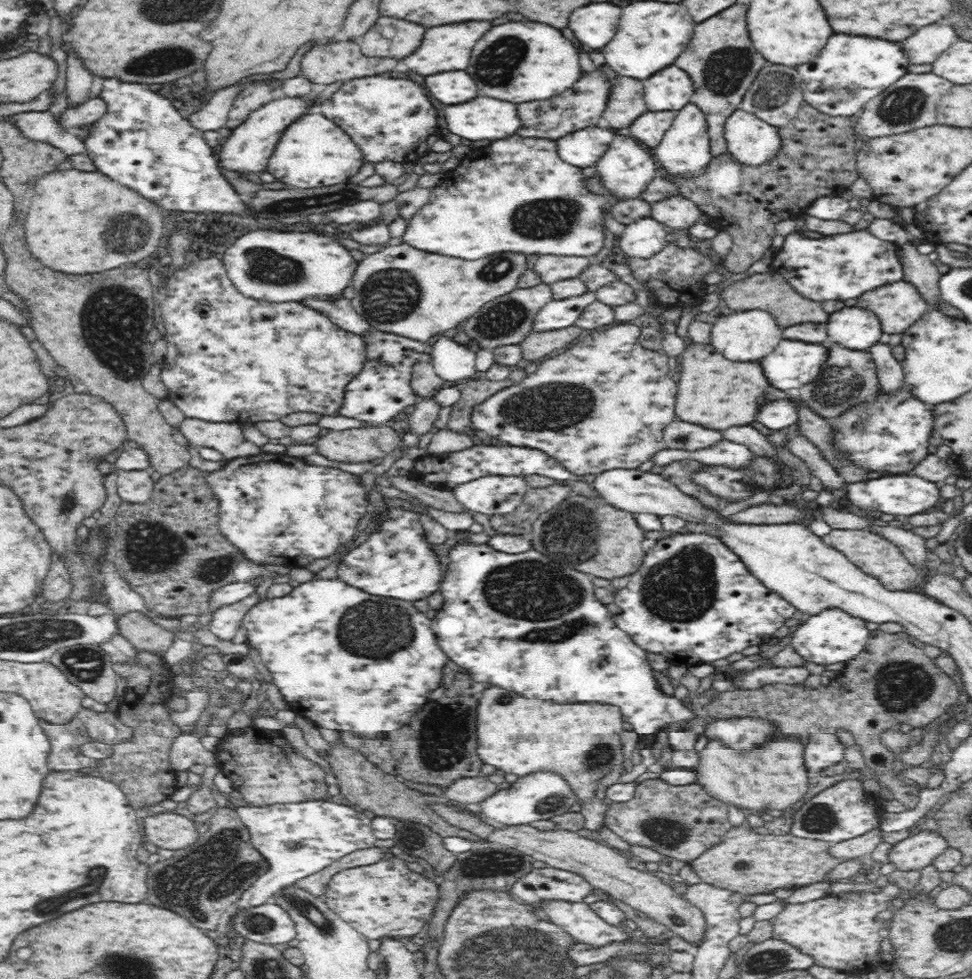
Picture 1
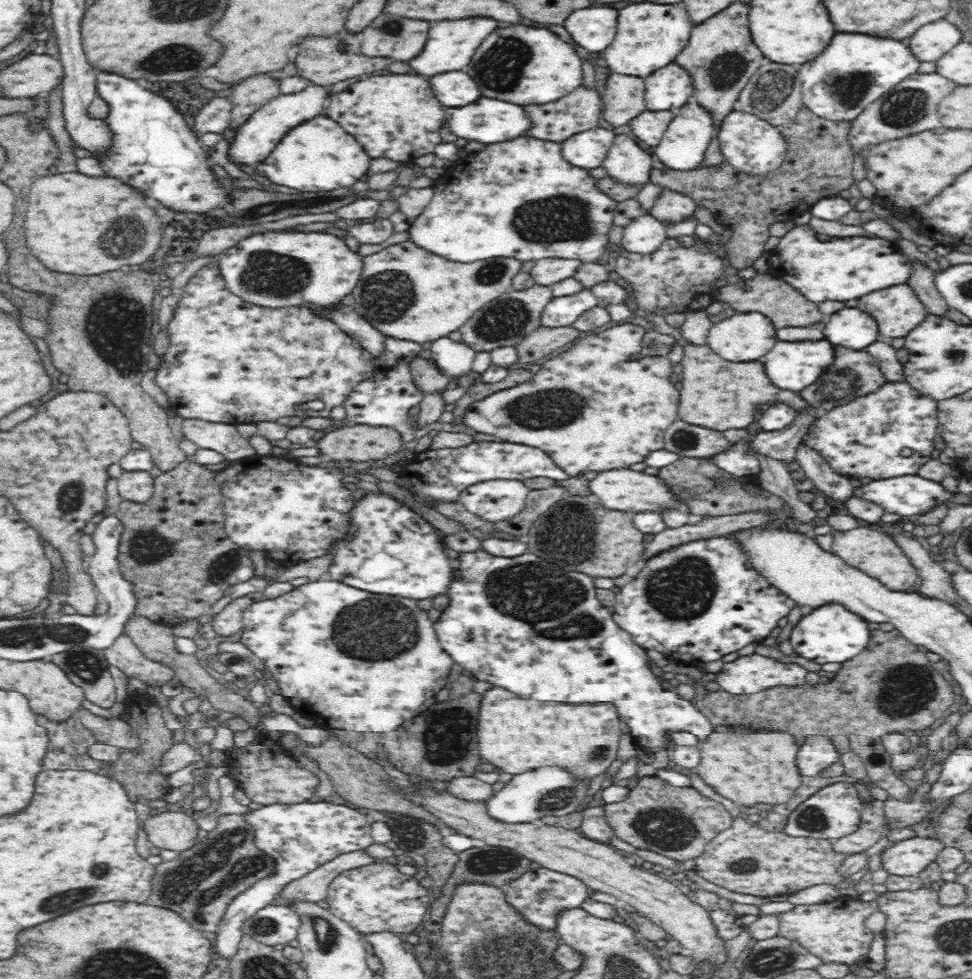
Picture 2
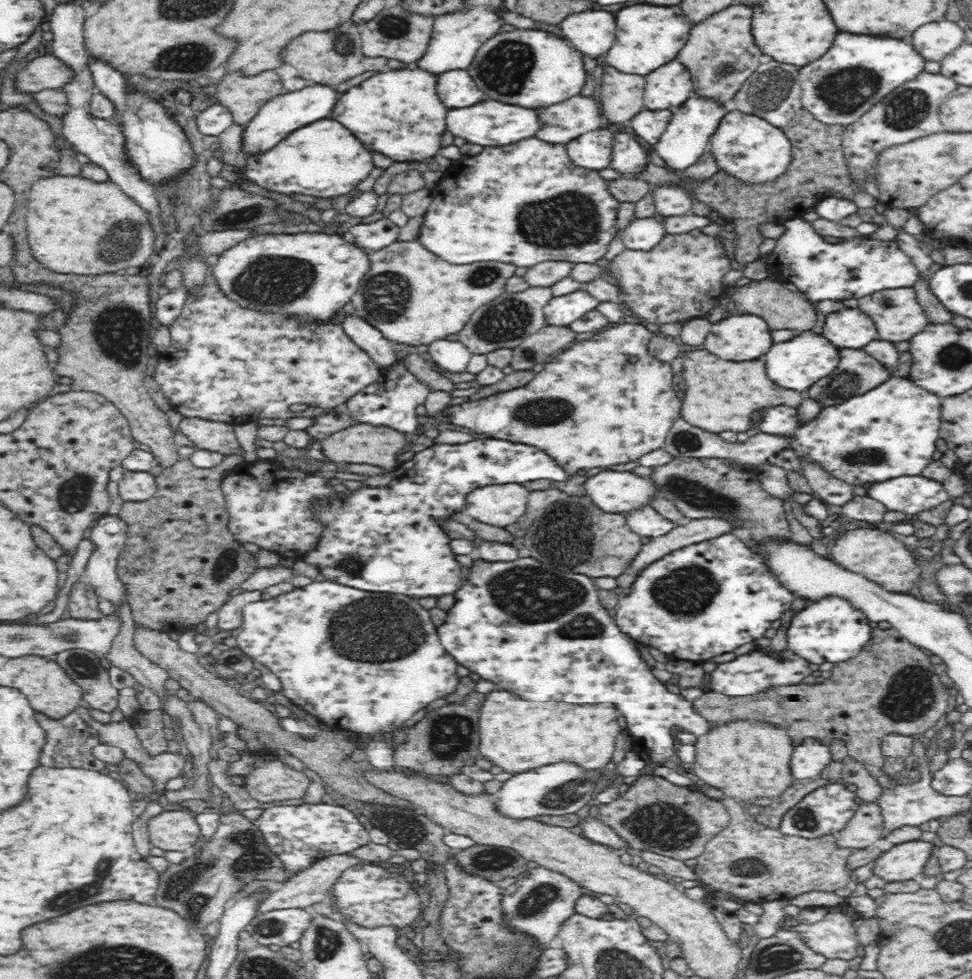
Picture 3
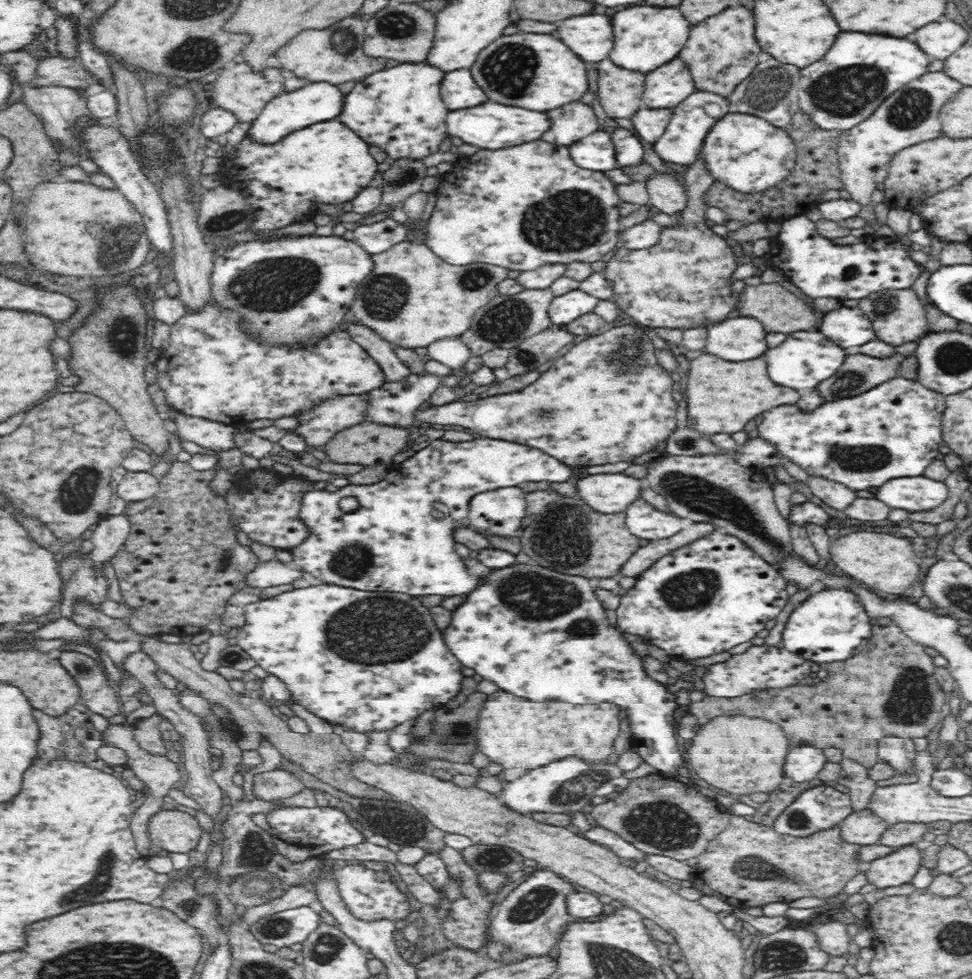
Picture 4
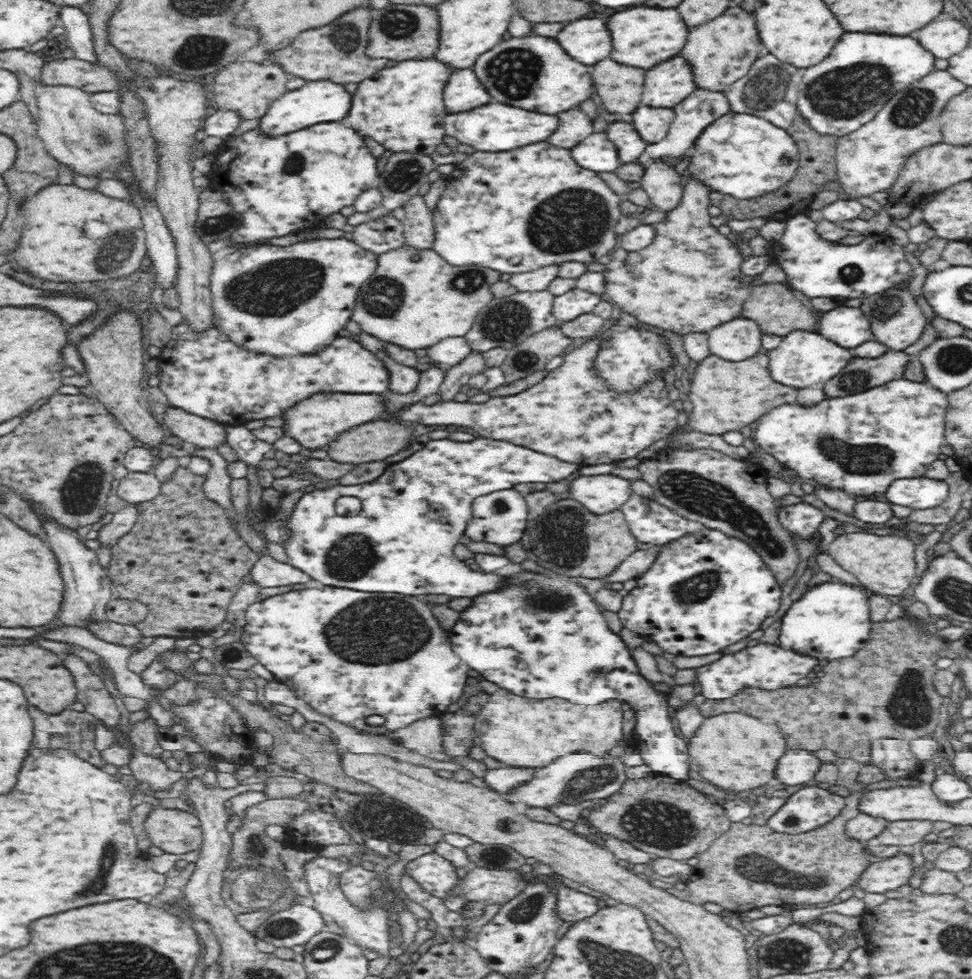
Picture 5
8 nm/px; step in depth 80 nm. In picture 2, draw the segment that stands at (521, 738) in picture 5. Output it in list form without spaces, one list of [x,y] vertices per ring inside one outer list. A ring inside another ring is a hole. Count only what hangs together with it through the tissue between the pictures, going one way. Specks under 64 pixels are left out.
[[[504,688],[484,692],[478,724],[476,749],[482,761],[494,764],[508,774],[519,775],[544,764],[564,764],[574,779],[592,779],[606,769],[620,755],[623,736],[621,718],[612,704],[536,704],[524,700]]]

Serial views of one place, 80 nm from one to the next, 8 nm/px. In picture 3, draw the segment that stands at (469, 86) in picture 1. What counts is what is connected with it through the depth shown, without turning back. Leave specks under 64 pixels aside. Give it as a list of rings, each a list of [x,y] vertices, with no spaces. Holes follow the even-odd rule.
[[[451,70],[440,74],[436,82],[436,90],[440,92],[440,100],[448,108],[464,108],[482,102],[486,96],[476,88],[474,80],[466,70]]]

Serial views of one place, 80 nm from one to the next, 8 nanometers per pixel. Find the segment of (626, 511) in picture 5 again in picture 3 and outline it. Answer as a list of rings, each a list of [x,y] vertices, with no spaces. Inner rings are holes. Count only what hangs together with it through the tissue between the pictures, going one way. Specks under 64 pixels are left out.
[[[648,505],[631,510],[627,516],[629,528],[643,537],[657,538],[668,534],[676,526],[670,519],[664,518],[654,507]]]

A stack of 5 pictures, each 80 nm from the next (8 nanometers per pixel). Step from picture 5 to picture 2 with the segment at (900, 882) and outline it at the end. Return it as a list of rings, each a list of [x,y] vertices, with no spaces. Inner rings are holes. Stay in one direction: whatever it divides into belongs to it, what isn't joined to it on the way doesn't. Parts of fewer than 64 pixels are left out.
[[[914,836],[887,847],[881,855],[882,864],[890,875],[915,876],[934,862],[944,847],[935,837]]]

